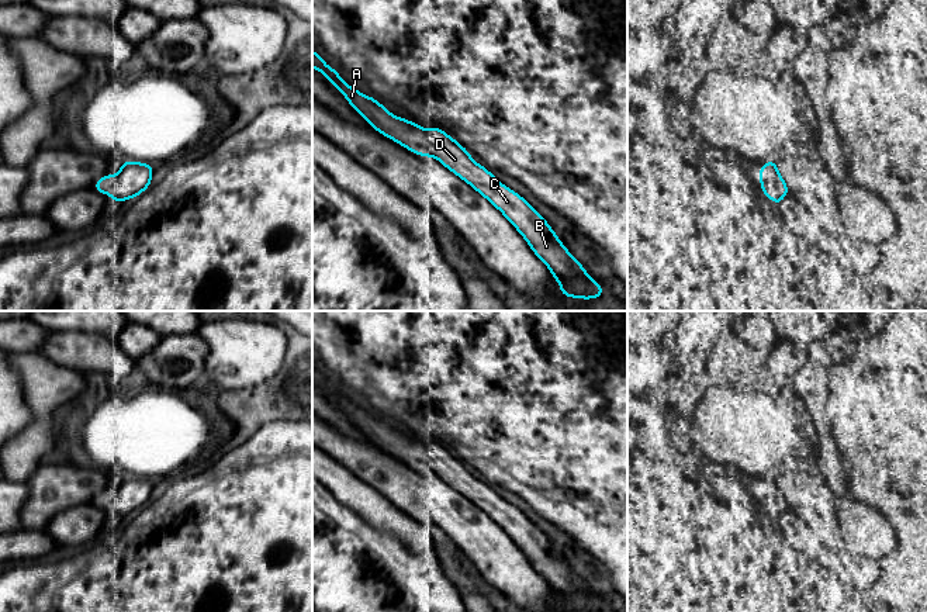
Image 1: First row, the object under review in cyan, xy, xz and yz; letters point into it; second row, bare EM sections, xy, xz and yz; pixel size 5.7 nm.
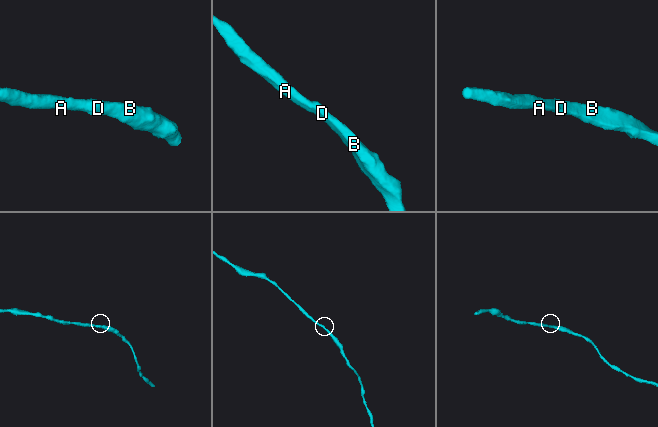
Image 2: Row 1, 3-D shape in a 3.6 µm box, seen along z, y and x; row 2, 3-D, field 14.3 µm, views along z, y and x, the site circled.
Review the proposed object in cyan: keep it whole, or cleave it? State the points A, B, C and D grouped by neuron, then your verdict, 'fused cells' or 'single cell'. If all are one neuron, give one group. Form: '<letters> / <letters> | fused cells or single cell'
A B C D | single cell

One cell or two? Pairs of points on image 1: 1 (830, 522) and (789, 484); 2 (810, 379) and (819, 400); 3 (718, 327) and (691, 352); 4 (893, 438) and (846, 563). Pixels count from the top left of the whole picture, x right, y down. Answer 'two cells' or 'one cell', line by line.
1: one cell
2: one cell
3: one cell
4: two cells

